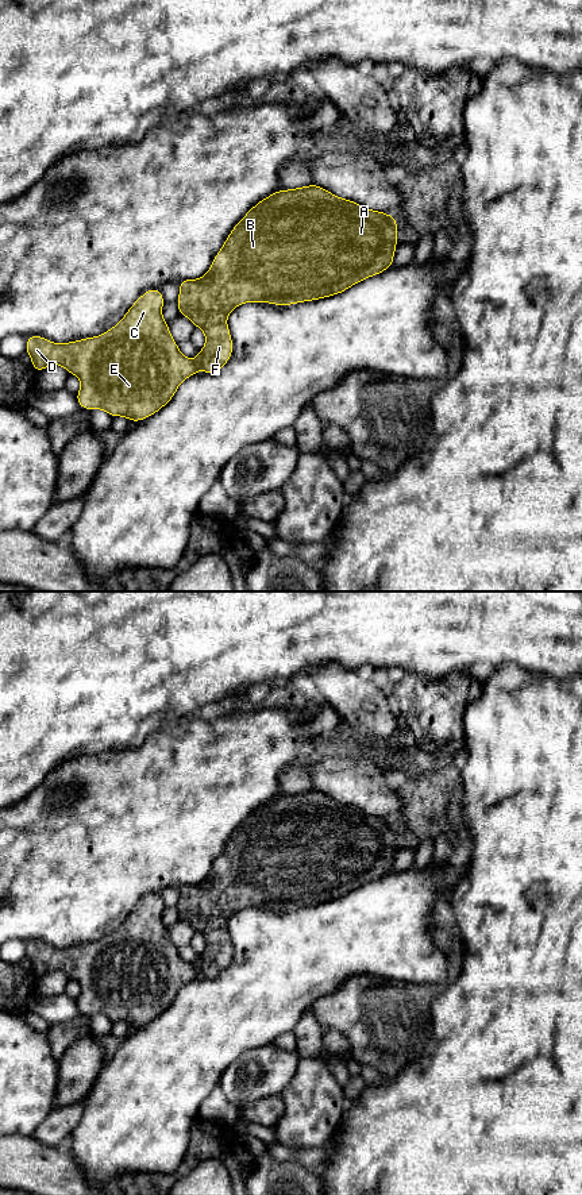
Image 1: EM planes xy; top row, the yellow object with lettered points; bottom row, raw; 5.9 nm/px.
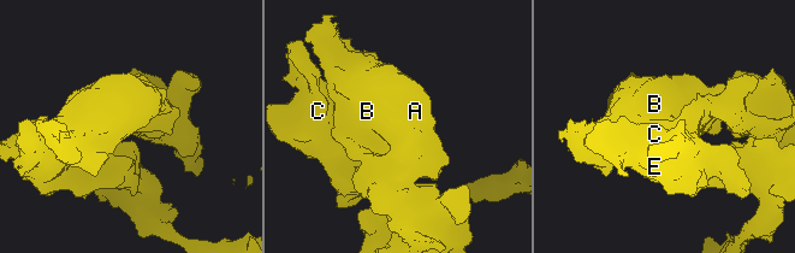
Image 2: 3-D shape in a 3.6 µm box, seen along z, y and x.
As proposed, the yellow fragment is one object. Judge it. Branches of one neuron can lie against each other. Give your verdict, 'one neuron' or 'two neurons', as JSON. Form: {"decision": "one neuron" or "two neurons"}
{"decision": "two neurons"}

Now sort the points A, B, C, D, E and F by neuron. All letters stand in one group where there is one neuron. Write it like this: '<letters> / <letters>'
A B F / C D E

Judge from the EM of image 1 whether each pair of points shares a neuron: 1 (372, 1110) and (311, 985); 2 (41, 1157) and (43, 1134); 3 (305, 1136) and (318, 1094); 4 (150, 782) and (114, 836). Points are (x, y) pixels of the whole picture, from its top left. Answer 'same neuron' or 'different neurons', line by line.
1: different neurons
2: different neurons
3: same neuron
4: same neuron

